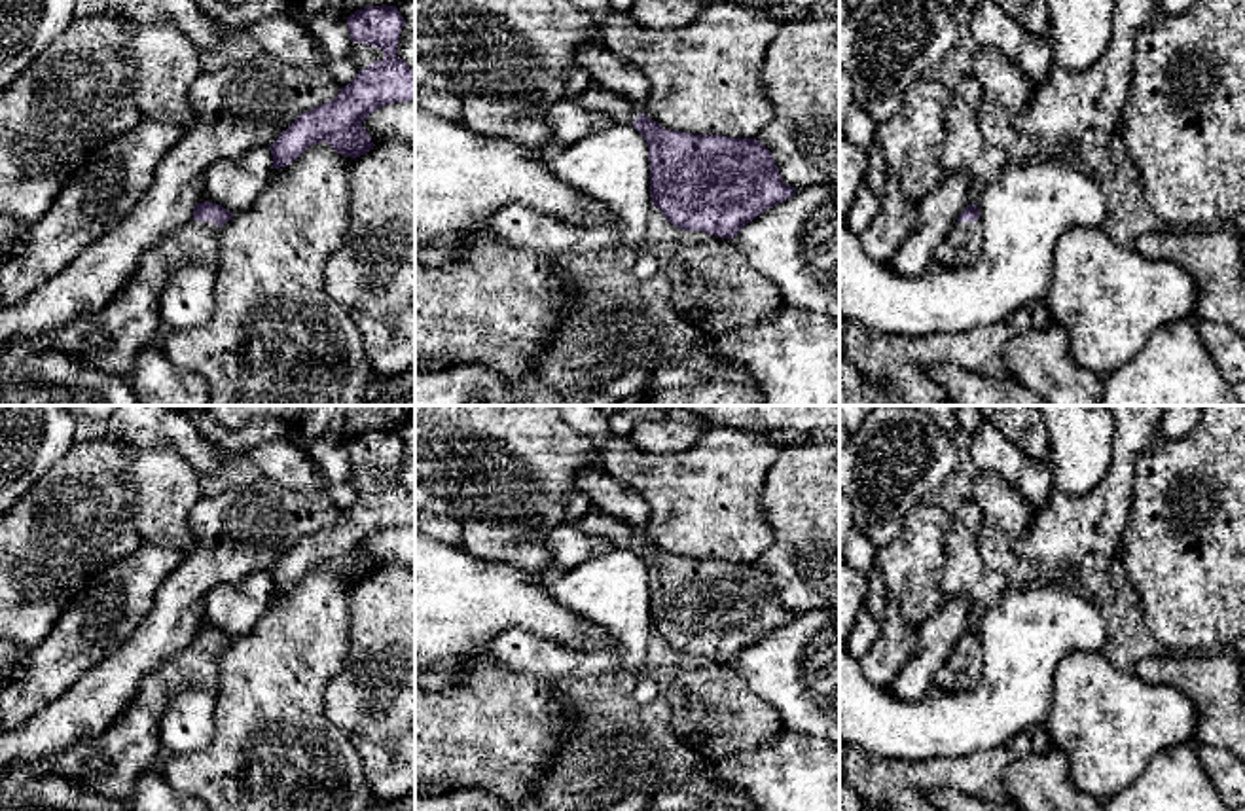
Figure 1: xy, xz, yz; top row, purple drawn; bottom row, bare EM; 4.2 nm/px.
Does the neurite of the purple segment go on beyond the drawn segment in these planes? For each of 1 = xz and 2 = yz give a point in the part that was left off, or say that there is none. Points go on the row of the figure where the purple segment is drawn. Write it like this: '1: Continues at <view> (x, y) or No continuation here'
1: Continues at xz (599, 99)
2: Continues at yz (961, 247)

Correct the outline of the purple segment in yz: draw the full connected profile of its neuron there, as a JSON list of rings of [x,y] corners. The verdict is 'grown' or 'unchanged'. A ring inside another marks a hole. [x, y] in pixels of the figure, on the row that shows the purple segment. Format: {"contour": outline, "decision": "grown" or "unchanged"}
{"contour": [[[968,205],[932,254],[932,263],[944,267],[974,265],[982,258],[983,225],[978,205]]], "decision": "grown"}

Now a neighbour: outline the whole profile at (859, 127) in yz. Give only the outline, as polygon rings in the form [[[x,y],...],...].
[[[853,104],[845,119],[843,136],[851,144],[866,150],[874,140],[874,127],[875,121],[860,106]]]

